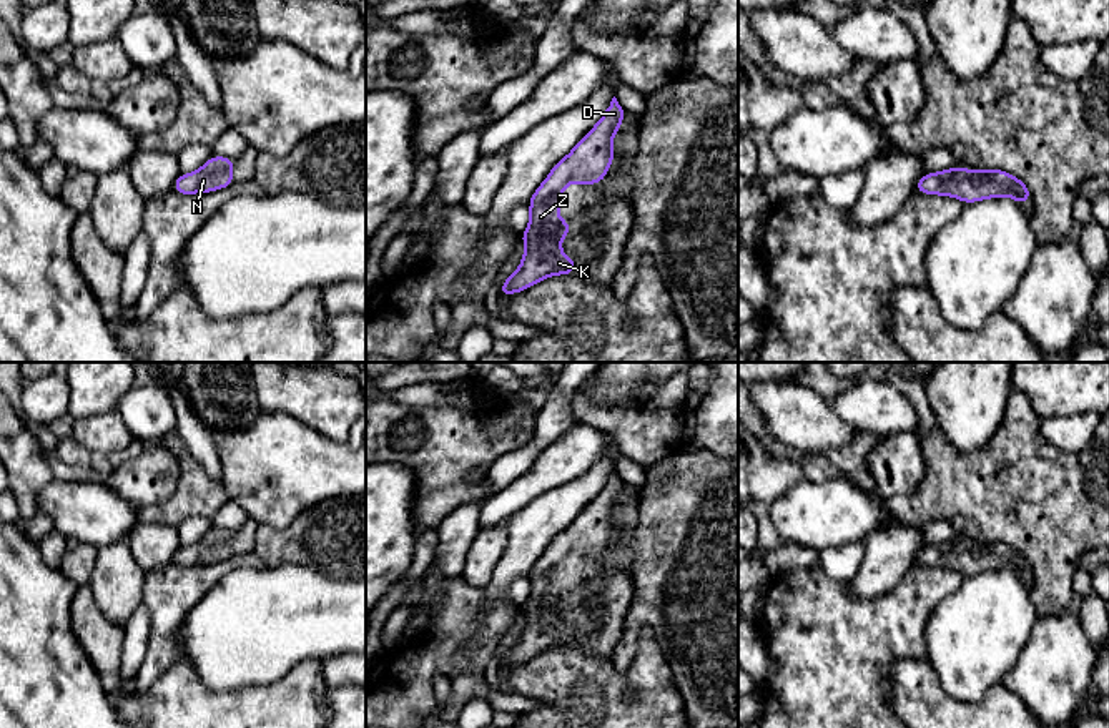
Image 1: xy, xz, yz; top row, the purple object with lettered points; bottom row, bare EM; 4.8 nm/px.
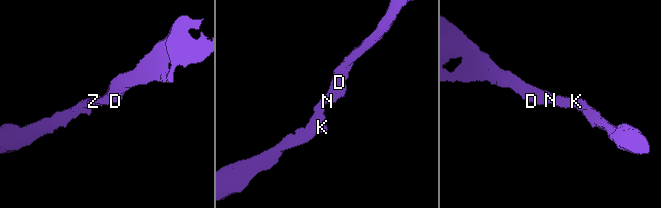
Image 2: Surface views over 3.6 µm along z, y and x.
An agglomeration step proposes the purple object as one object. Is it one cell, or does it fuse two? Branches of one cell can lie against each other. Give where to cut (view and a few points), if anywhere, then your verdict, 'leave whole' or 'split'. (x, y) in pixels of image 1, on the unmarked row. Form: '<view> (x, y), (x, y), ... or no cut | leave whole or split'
no cut | leave whole

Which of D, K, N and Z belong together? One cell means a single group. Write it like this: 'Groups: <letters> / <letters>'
Groups: D K N Z

